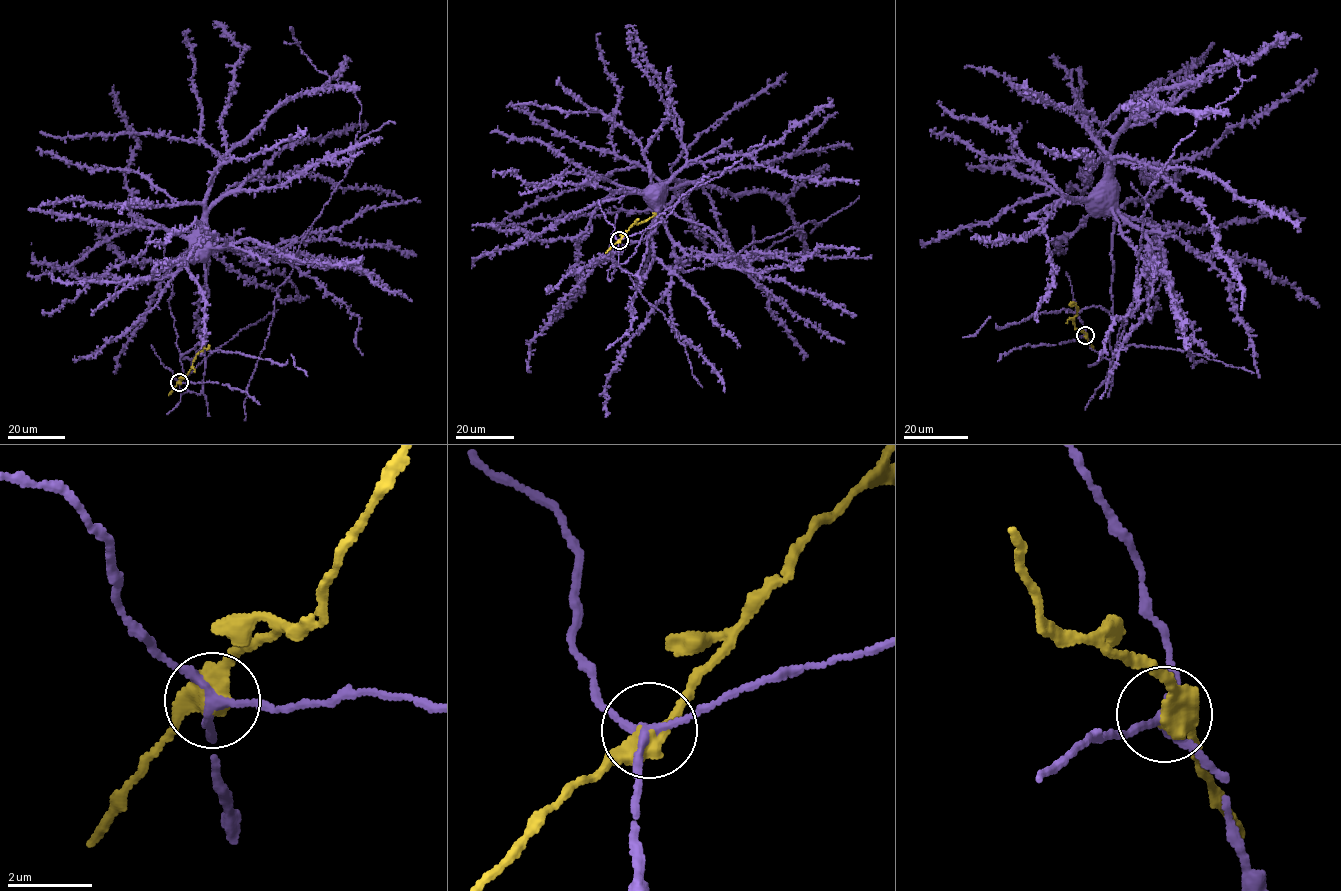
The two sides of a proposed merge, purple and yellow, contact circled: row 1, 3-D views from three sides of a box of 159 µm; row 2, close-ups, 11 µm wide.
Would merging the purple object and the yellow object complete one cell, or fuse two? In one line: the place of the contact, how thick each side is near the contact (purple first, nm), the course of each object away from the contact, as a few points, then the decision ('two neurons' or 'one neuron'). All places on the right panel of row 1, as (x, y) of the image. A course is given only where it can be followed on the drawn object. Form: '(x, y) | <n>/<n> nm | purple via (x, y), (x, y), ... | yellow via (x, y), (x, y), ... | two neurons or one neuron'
(1085, 335) | 200/480 nm | purple via (1085, 336), (1090, 345), (1110, 360), (1112, 369), (1113, 350), (1108, 339), (1113, 316), (1114, 213), (1100, 196) | yellow via (1085, 336), (1085, 332), (1075, 328), (1073, 318), (1078, 309), (1076, 305), (1071, 305), (1073, 302) | two neurons

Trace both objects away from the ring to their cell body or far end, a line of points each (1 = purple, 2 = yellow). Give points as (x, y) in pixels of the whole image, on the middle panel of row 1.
1: (619, 240), (617, 264), (635, 275), (646, 253), (649, 235), (655, 230), (655, 192)
2: (619, 240), (635, 222), (655, 215)

